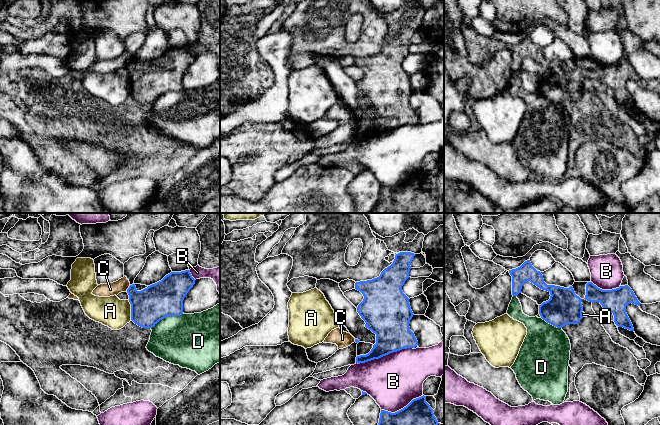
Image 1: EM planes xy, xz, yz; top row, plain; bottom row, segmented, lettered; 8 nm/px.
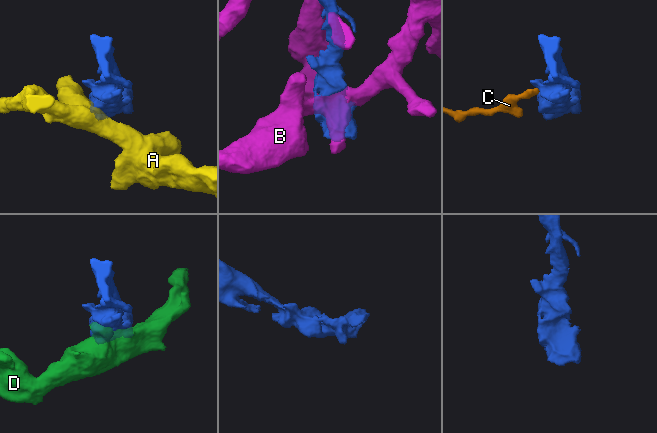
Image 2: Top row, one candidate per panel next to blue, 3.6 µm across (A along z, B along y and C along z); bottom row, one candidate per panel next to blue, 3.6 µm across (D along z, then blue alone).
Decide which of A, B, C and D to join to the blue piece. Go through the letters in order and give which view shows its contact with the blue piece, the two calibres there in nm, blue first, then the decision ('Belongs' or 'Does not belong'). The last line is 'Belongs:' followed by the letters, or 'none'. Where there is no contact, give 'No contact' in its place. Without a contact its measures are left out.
A: Touches blue in xy. Thickness 280 nm (blue) against 240 nm. Does not belong
B: Touches blue in xz. Thickness 280 nm (blue) against 420 nm. Does not belong
C: Touches blue in xy. Thickness 280 nm (blue) against 110 nm. Does not belong
D: Touches blue in xy. Thickness 280 nm (blue) against 420 nm. Does not belong
Belongs: none

